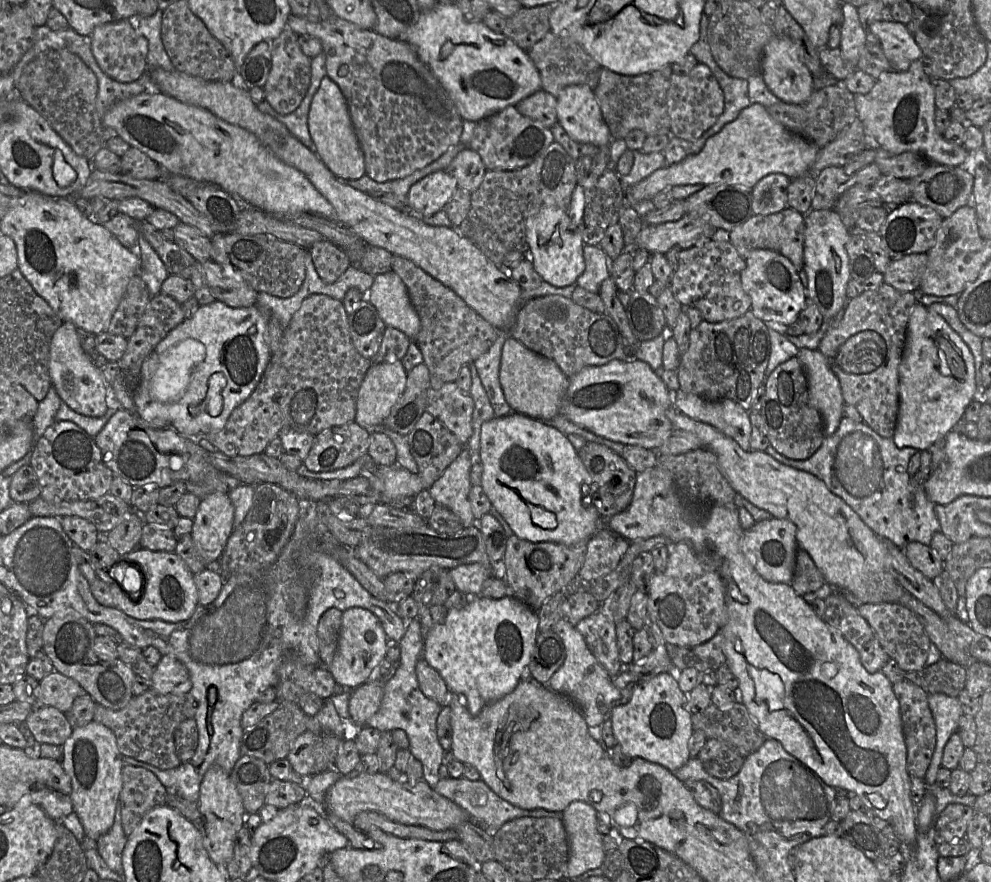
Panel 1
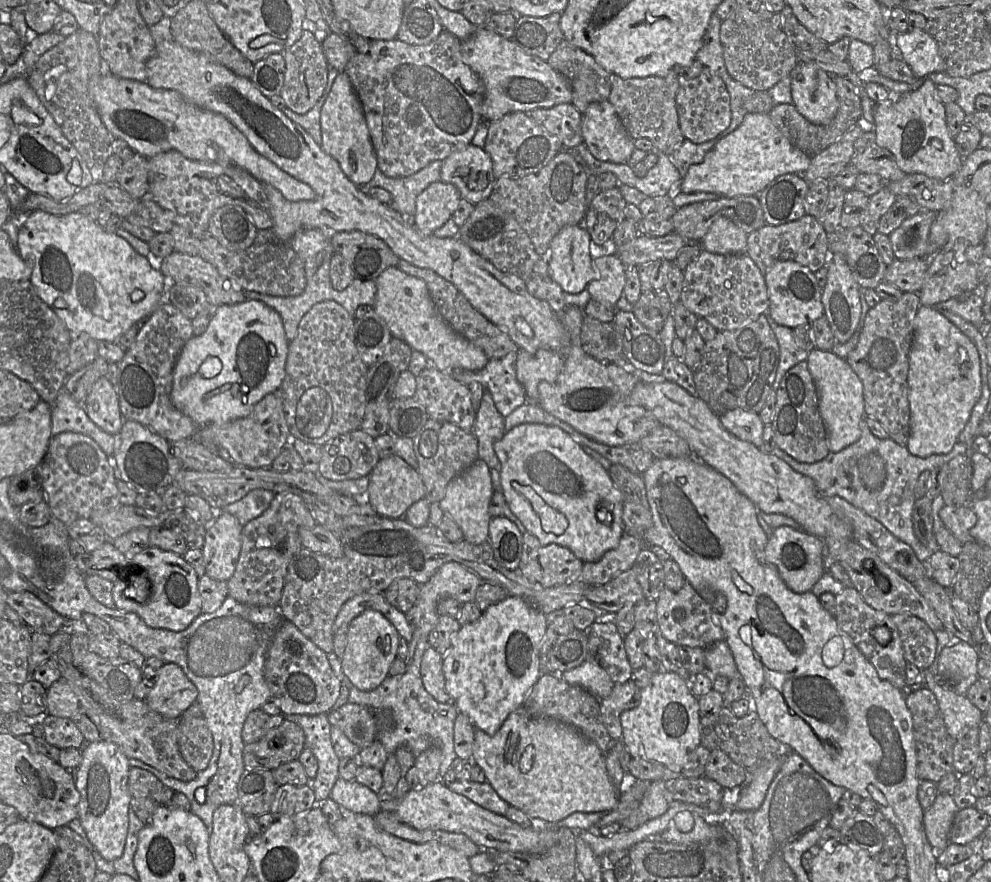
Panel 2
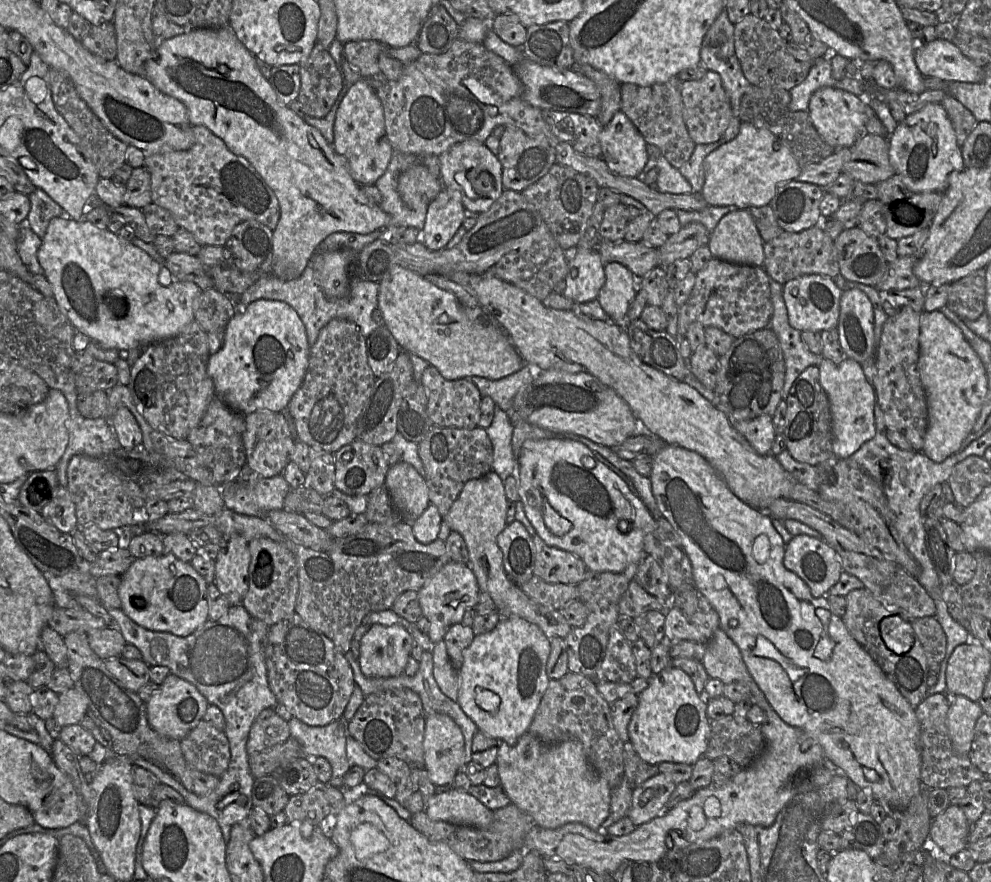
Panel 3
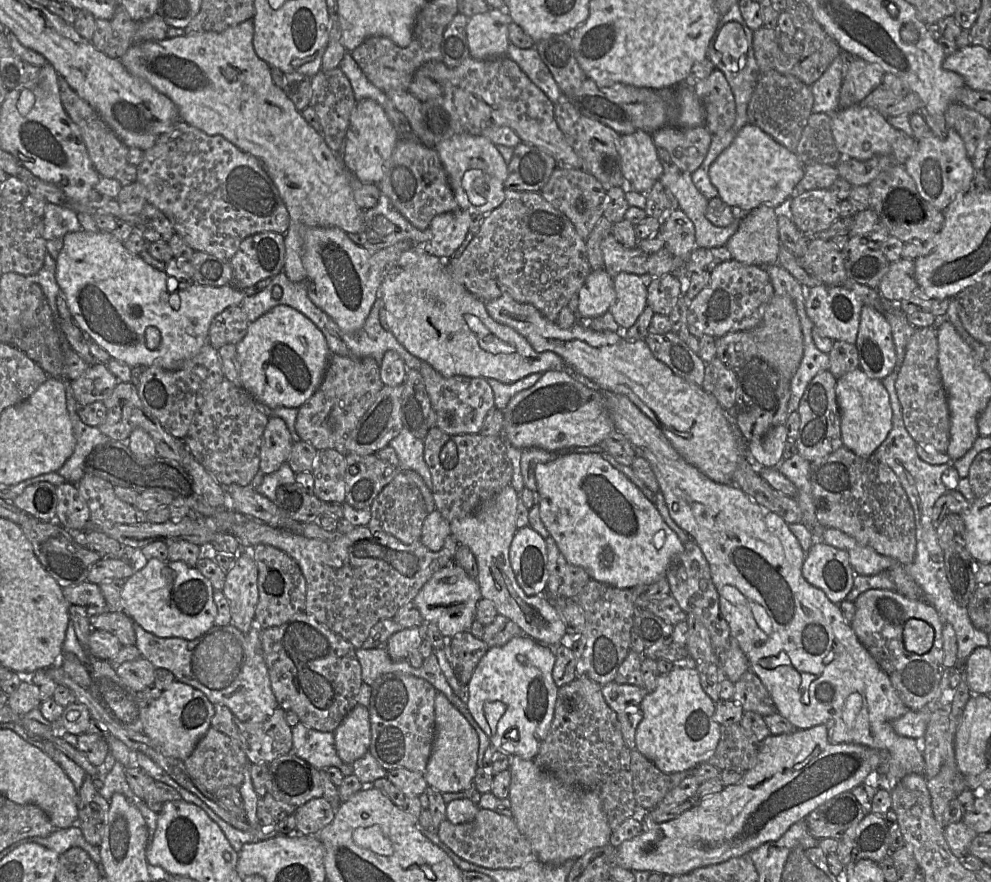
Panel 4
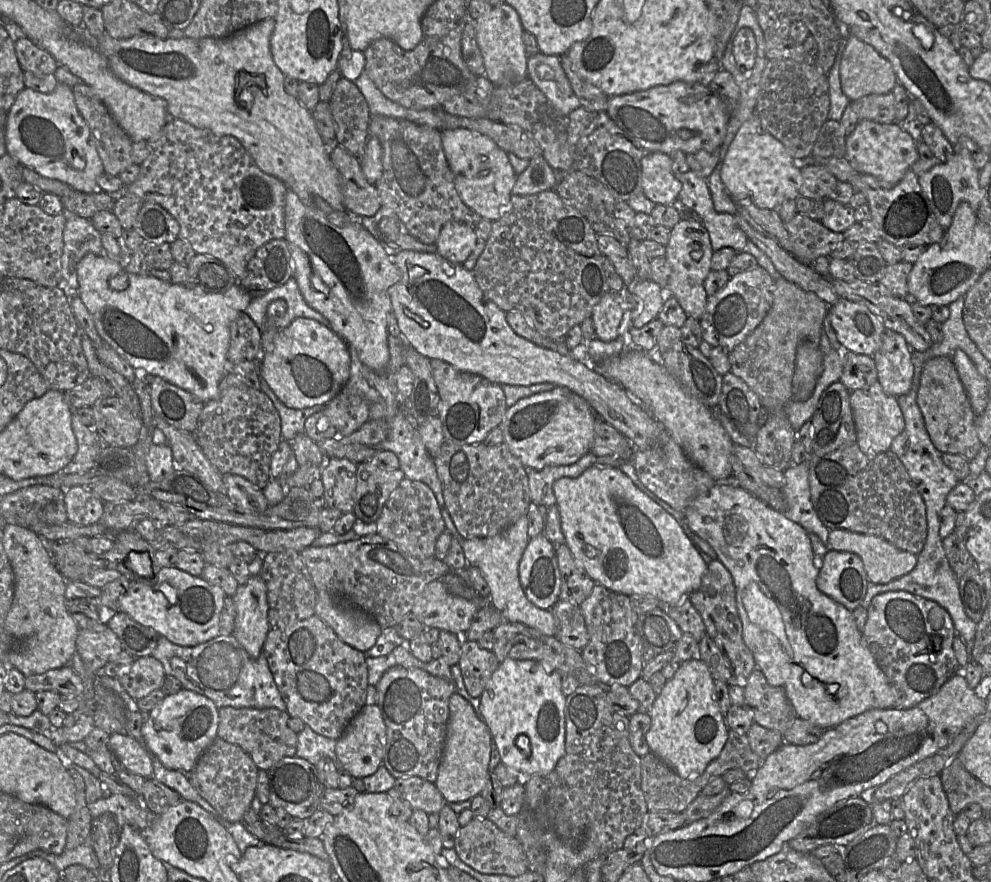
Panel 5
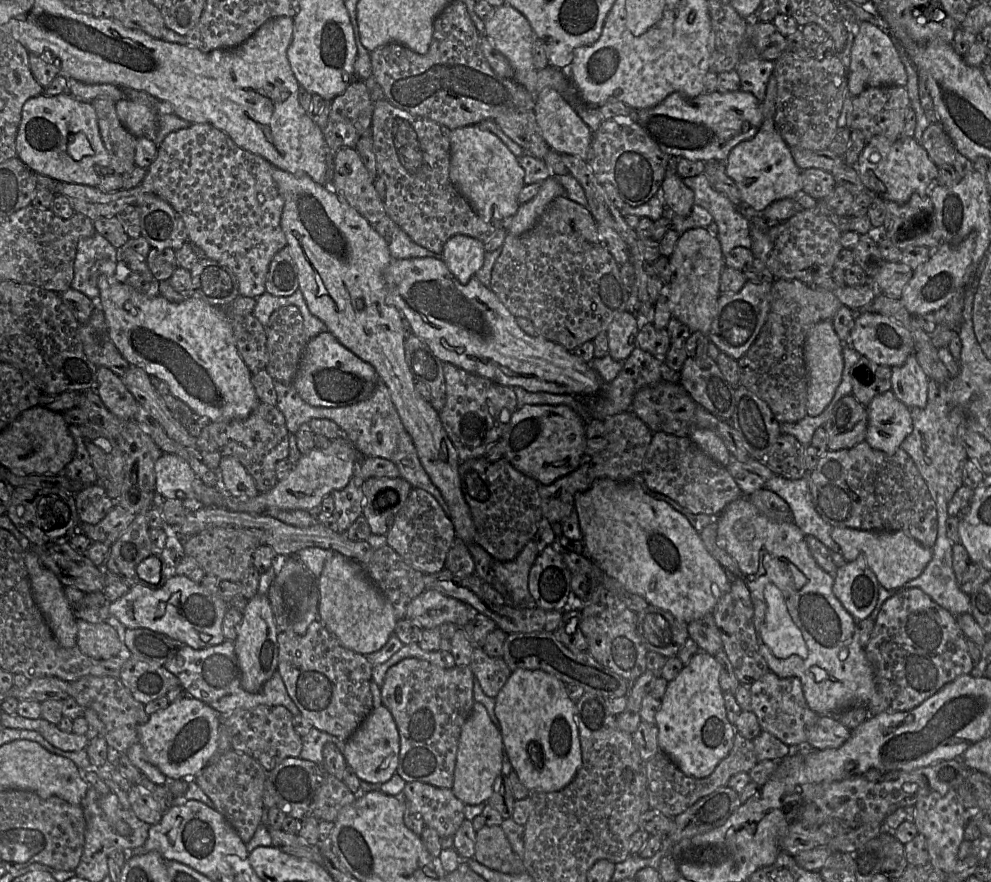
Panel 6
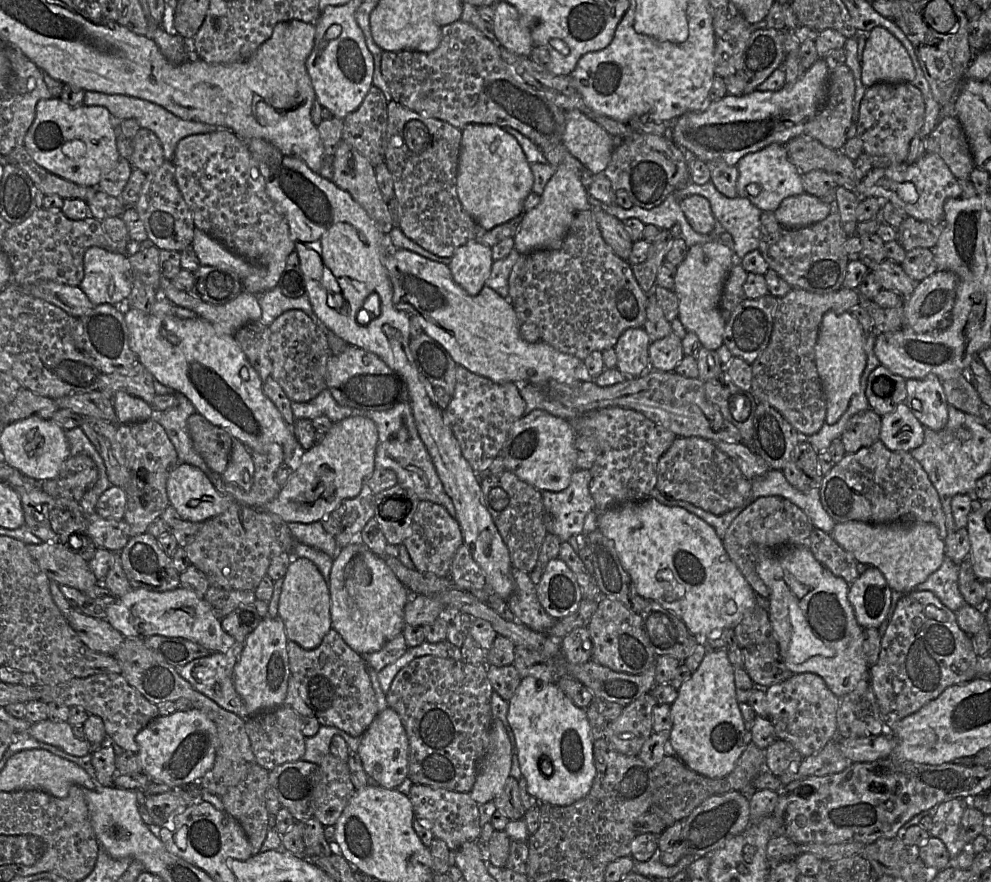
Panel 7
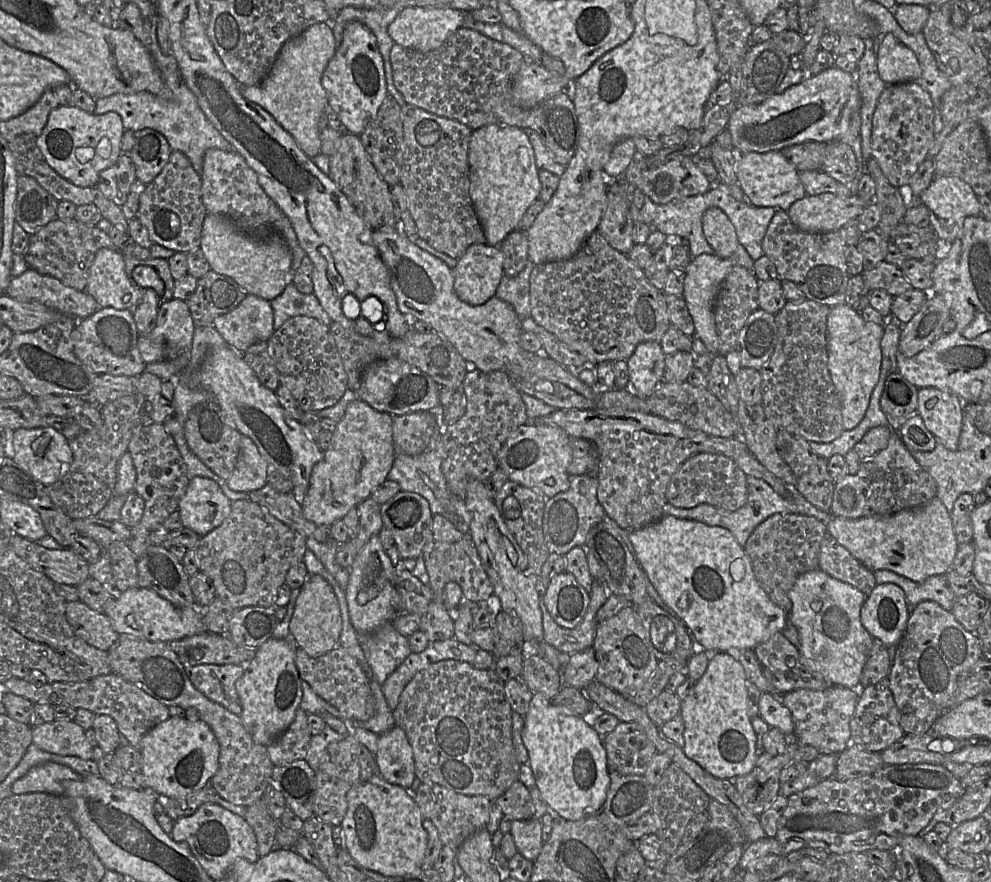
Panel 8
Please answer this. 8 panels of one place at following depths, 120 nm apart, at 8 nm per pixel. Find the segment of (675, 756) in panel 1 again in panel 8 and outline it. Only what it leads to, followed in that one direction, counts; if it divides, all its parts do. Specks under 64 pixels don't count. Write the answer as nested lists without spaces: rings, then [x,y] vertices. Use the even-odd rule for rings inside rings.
[[[718,652],[704,675],[681,701],[679,715],[685,725],[682,750],[711,775],[733,780],[749,774],[758,759],[757,734],[751,724],[747,677],[741,663],[728,652]]]

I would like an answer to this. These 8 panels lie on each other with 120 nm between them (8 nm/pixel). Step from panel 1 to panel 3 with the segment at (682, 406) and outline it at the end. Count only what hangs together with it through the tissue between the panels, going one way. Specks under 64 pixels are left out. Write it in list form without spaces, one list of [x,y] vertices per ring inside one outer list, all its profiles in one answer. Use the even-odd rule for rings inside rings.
[[[761,415],[751,420],[740,421],[733,425],[760,455],[771,454],[776,431],[772,417]]]

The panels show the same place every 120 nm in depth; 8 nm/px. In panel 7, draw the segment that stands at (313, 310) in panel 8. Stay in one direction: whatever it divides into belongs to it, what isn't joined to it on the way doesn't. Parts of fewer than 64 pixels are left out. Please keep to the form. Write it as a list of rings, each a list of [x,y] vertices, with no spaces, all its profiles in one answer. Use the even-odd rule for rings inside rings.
[[[275,286],[273,289],[259,296],[259,304],[262,310],[259,321],[268,327],[282,313],[288,310],[302,310],[327,335],[329,329],[314,313],[307,293],[298,298],[290,298],[285,296],[278,286]]]

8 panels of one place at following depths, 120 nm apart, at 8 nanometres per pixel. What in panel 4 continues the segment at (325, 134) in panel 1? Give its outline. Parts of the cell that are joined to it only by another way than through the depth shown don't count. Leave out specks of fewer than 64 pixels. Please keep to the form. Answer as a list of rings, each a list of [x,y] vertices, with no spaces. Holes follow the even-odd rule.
[[[363,99],[363,100],[359,100],[357,101],[352,113],[351,113],[351,117],[350,117],[350,122],[349,122],[349,126],[348,129],[346,131],[346,135],[345,135],[345,139],[343,141],[343,149],[341,153],[337,153],[341,155],[341,161],[343,162],[344,166],[356,177],[358,178],[362,183],[365,184],[375,184],[377,185],[382,178],[384,177],[387,169],[388,169],[388,161],[392,155],[392,152],[396,146],[396,143],[398,141],[398,132],[396,130],[396,128],[394,127],[394,125],[392,124],[392,122],[390,121],[390,119],[388,118],[387,114],[385,113],[384,109],[374,100],[371,99]]]

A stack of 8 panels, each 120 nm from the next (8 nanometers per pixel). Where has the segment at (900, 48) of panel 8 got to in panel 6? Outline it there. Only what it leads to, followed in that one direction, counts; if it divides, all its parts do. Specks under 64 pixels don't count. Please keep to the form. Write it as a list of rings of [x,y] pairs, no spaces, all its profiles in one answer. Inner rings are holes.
[[[870,22],[857,26],[854,43],[850,51],[850,64],[847,69],[848,91],[851,97],[857,96],[869,87],[906,86],[907,73],[891,36]]]

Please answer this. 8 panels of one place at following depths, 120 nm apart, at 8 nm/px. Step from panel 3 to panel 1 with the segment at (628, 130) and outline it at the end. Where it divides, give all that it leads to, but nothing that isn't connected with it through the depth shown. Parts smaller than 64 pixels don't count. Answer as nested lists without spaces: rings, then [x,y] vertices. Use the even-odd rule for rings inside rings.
[[[585,84],[564,87],[557,96],[557,123],[579,143],[597,147],[612,141],[593,89]]]

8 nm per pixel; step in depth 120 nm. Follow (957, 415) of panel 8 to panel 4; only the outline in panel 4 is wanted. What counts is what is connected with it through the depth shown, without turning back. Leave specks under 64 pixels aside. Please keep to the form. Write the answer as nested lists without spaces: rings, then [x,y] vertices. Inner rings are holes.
[[[870,305],[863,306],[854,345],[859,369],[869,376],[882,381],[896,370],[898,363],[892,330],[883,312]]]

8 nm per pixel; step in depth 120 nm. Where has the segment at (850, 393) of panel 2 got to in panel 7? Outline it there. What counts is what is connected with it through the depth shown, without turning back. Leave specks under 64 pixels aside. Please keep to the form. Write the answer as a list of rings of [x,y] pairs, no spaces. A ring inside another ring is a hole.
[[[905,403],[881,416],[879,440],[892,451],[907,451],[921,446],[924,441],[924,426]]]

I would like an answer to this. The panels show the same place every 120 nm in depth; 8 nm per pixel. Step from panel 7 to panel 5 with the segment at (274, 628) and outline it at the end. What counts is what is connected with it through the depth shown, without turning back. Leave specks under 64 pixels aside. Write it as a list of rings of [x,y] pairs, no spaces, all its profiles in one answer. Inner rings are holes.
[[[261,575],[251,576],[245,584],[239,585],[232,599],[236,611],[233,635],[249,656],[256,659],[263,653],[264,643],[271,629],[268,619],[267,588]]]

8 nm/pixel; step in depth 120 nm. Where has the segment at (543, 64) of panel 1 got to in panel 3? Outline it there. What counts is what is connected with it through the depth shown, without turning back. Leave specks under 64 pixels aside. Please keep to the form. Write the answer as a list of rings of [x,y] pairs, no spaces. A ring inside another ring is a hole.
[[[576,62],[572,69],[589,78],[596,85],[600,93],[601,110],[595,118],[603,126],[608,124],[613,115],[621,111],[620,83],[588,64]]]

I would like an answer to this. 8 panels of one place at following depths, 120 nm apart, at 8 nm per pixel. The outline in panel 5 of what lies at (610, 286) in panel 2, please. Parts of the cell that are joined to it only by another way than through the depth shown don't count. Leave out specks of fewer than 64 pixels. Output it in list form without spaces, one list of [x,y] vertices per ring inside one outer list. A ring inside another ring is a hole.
[[[635,279],[626,286],[627,291],[643,303],[640,314],[633,320],[633,327],[641,328],[658,318],[663,306],[662,287],[651,280]]]

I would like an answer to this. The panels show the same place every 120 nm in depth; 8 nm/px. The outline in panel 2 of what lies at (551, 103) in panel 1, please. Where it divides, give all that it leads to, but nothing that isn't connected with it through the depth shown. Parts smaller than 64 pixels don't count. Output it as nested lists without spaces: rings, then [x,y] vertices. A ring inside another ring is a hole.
[[[571,103],[533,109],[528,114],[545,130],[556,135],[564,147],[575,148],[583,143],[582,113]]]

